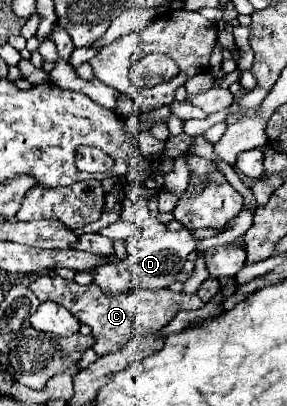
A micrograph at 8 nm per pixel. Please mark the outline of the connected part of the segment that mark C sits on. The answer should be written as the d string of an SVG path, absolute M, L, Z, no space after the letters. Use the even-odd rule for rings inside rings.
M40 276L28 286L40 302L52 300L74 312L74 316L92 328L94 346L92 350L98 356L106 356L110 352L120 350L130 338L134 336L148 336L164 328L178 312L182 310L198 310L204 306L198 294L186 294L186 292L172 292L170 288L162 290L150 290L150 288L138 288L138 292L124 292L122 296L106 296L98 288L98 284L80 286L76 282L64 280L60 276Z

